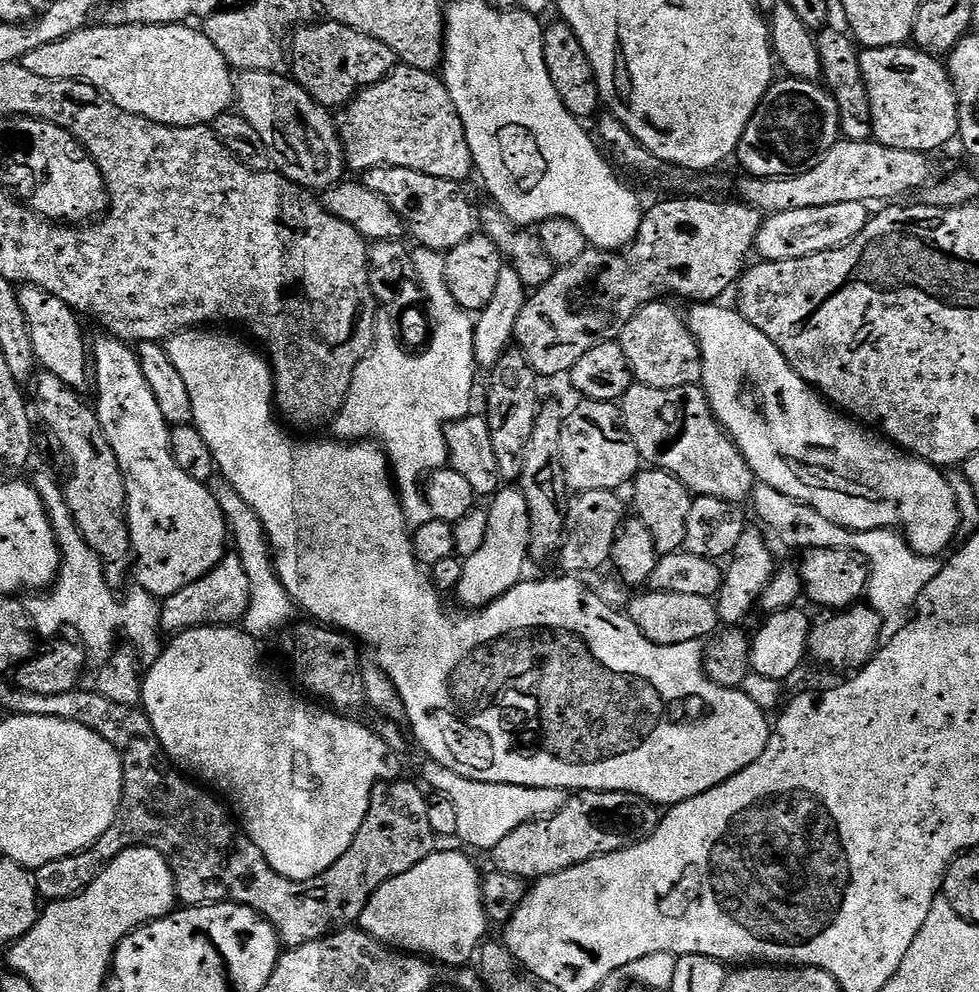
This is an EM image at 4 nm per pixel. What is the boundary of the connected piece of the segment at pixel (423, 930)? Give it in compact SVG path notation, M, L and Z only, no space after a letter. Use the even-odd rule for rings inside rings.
M433 850L425 860L418 862L418 866L414 866L410 870L406 870L406 874L398 874L398 878L388 880L383 884L377 892L368 900L366 910L362 910L358 921L359 927L367 932L369 936L379 940L380 943L388 945L389 948L395 948L402 952L415 954L427 958L429 961L440 964L456 964L455 966L464 966L469 963L468 960L479 953L482 945L485 943L488 928L490 929L490 921L488 919L488 911L484 909L484 886L482 883L481 869L476 869L476 864L467 856L469 853L464 852L440 852L441 850Z

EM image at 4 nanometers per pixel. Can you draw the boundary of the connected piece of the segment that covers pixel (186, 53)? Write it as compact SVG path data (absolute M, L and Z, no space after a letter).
M187 23L104 24L103 26L99 26L100 28L96 27L97 26L89 26L83 28L74 34L70 34L66 38L62 38L58 42L50 42L50 46L38 46L38 50L30 50L30 54L26 54L22 61L24 68L30 70L30 74L38 74L41 78L50 78L51 80L81 80L84 84L93 84L99 92L103 92L108 99L116 103L122 110L126 110L130 114L138 114L142 118L154 121L155 124L169 124L175 128L189 128L195 124L201 126L211 125L212 121L233 107L234 101L236 100L234 69L232 65L228 63L227 56L218 50L218 46L216 46L211 38L199 27L189 26Z

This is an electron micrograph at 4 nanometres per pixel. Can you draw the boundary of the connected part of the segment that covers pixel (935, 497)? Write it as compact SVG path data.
M696 302L691 307L692 309L686 312L686 319L692 337L700 347L700 380L704 393L708 395L708 401L713 414L716 415L717 422L724 427L728 437L738 446L738 450L752 468L753 477L759 483L774 486L774 490L778 490L798 502L810 505L814 510L818 510L818 514L822 514L822 518L830 518L830 522L843 528L853 528L861 532L871 528L891 526L902 533L914 551L922 553L924 556L936 558L941 555L939 552L945 551L944 553L947 553L953 547L952 539L955 538L956 531L962 528L960 507L956 501L956 489L953 488L951 479L941 469L937 468L935 464L928 463L927 460L919 459L905 452L903 448L896 447L891 440L877 434L863 423L857 422L851 415L833 407L821 393L797 374L796 369L790 366L790 362L786 362L782 350L778 350L778 346L774 346L774 342L770 342L770 338L766 338L766 334L762 334L762 330L754 327L735 307L727 308L724 302Z

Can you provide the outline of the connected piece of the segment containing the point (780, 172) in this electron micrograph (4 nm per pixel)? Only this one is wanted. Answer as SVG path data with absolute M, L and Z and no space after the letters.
M783 79L768 87L740 139L738 157L749 176L796 176L817 164L841 139L838 106L827 87L815 80Z

